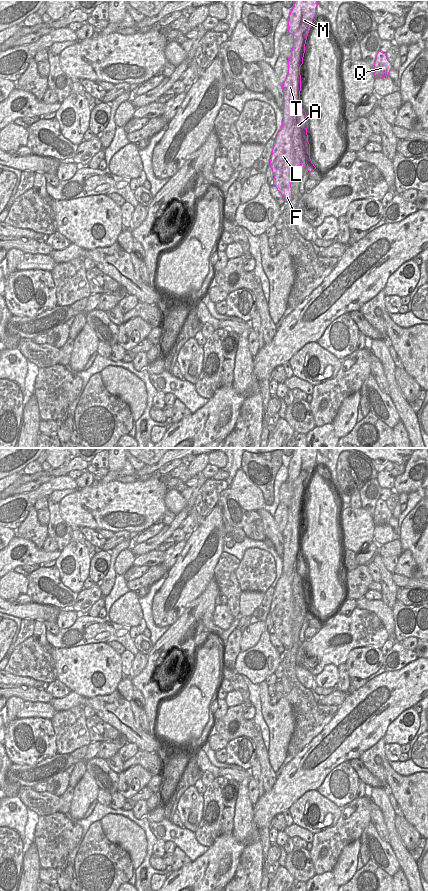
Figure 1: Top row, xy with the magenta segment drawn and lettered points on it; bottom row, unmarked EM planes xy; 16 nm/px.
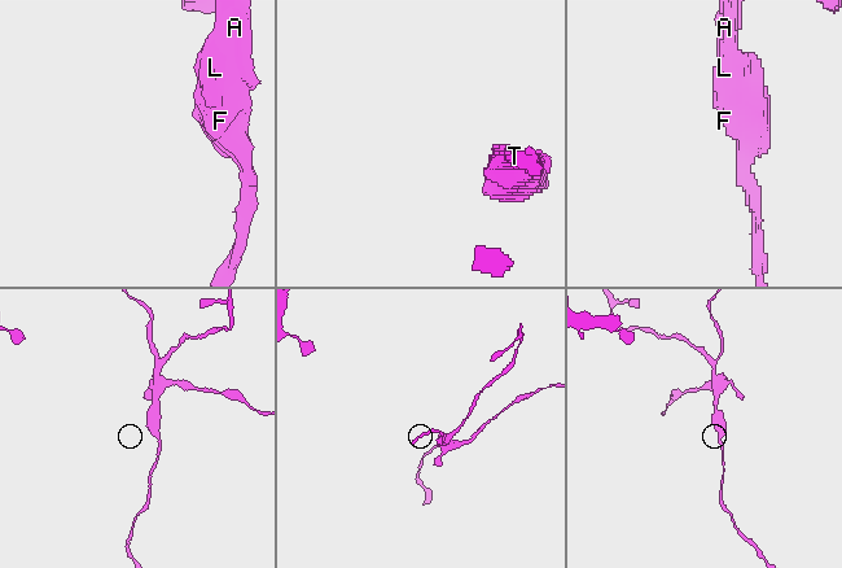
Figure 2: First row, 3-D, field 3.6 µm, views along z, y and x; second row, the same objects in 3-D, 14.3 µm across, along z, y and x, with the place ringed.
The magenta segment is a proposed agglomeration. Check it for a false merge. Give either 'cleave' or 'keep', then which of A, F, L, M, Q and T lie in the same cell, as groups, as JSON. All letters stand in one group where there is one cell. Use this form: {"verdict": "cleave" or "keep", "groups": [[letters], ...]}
{"verdict": "cleave", "groups": [["A", "Q"], ["F", "L", "M", "T"]]}

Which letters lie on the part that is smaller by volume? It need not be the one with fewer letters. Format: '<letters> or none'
A, Q

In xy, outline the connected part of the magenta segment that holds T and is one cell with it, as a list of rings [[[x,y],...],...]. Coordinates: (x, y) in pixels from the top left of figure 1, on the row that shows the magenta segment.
[[[295,0],[288,19],[288,32],[293,35],[293,47],[288,58],[288,73],[282,84],[283,89],[283,121],[275,138],[270,166],[273,172],[273,185],[282,195],[285,202],[292,199],[291,177],[300,165],[306,167],[302,148],[295,147],[292,142],[294,121],[299,106],[291,105],[293,93],[300,93],[297,88],[299,72],[299,54],[306,44],[311,26],[316,21],[318,0]]]

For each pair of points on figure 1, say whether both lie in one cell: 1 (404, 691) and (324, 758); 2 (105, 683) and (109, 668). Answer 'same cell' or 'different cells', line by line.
1: same cell
2: same cell

